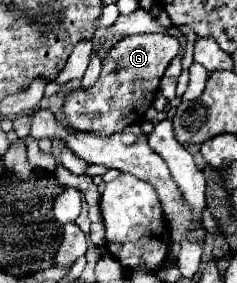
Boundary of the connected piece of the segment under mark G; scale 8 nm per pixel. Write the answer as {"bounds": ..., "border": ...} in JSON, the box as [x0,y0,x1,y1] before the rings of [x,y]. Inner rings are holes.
{"bounds":[63,33,175,137],"border":[[[161,33],[131,35],[119,41],[103,59],[103,71],[97,83],[91,89],[77,89],[65,97],[63,113],[69,127],[109,137],[111,133],[123,131],[127,125],[141,123],[147,109],[155,101],[159,81],[175,53],[175,37]]]}

